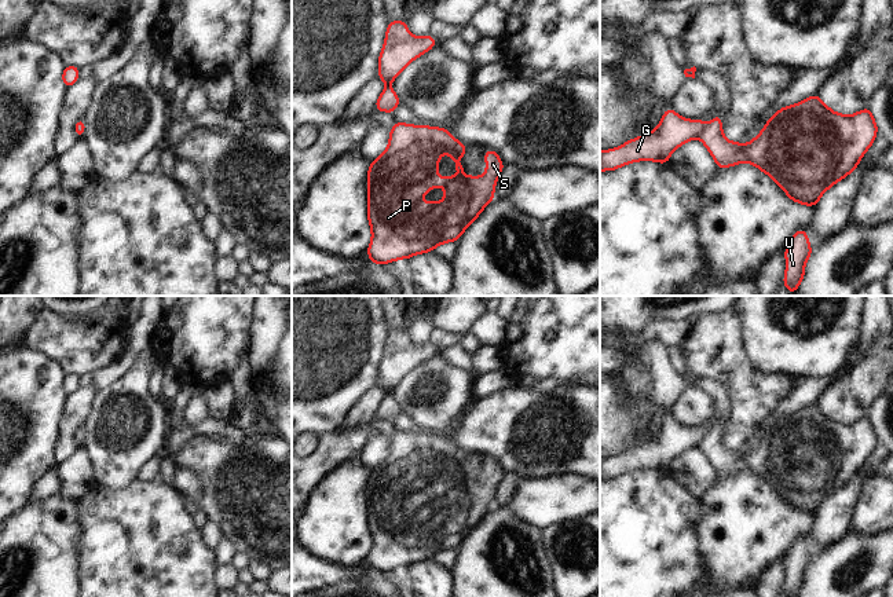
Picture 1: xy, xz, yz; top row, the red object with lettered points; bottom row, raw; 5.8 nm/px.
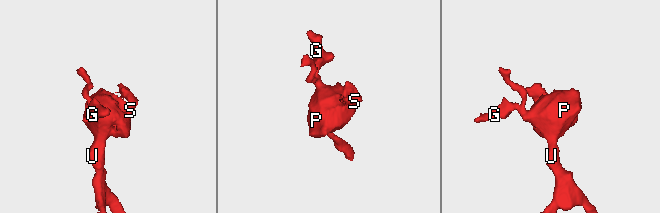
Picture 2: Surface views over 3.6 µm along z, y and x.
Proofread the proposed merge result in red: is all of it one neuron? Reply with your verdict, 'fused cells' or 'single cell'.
fused cells

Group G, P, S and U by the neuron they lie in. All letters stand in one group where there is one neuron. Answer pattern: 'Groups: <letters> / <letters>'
Groups: G / P S U

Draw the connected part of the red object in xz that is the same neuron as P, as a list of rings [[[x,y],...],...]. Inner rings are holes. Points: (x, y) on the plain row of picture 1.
[[[395,431],[389,439],[389,450],[385,459],[377,465],[367,477],[367,527],[372,538],[372,550],[367,554],[367,565],[374,572],[387,572],[400,567],[410,567],[418,561],[429,561],[438,553],[446,550],[457,550],[461,542],[479,525],[480,520],[494,509],[494,497],[504,477],[504,470],[498,461],[490,457],[484,458],[486,483],[484,484],[446,484],[436,483],[442,461],[453,466],[453,476],[457,480],[466,479],[464,470],[455,472],[457,466],[462,466],[466,461],[466,454],[458,450],[446,436],[411,433]],[[440,492],[444,498],[444,508],[436,512],[427,509],[420,512],[421,505],[435,498]]]

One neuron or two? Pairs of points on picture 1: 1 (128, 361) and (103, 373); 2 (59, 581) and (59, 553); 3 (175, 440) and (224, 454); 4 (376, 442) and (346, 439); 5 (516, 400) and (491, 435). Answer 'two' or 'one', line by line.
1: one
2: one
3: two
4: two
5: one

